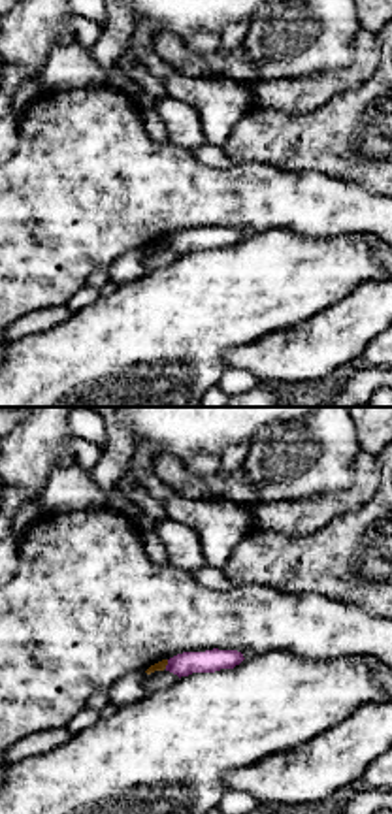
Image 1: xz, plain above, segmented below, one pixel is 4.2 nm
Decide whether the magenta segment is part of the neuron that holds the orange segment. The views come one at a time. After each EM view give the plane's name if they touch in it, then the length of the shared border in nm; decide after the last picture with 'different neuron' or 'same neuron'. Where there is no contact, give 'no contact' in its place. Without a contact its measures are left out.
meets orange in xz; contact 40 nm long

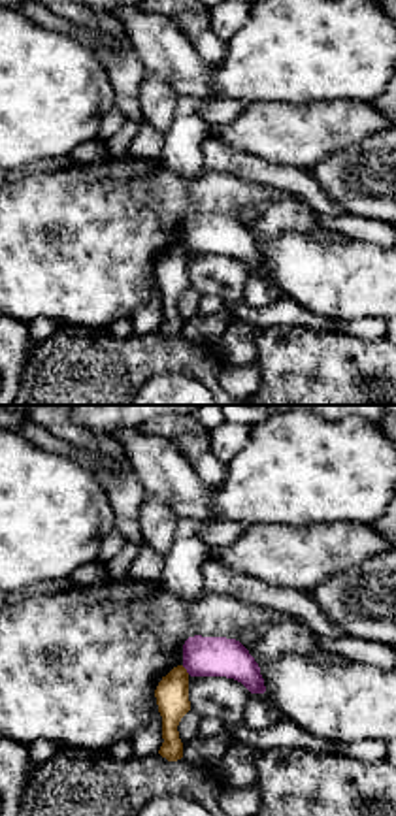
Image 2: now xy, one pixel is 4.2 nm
meets orange in xy; contact 50 nm long

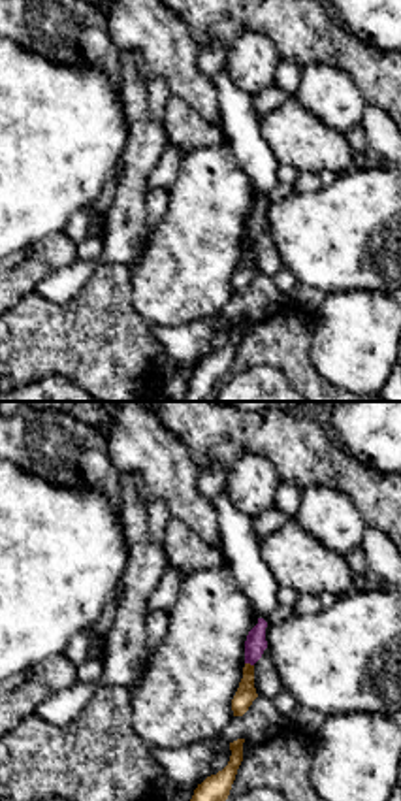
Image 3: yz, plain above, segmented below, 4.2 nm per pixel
meets orange in yz; contact 40 nm long

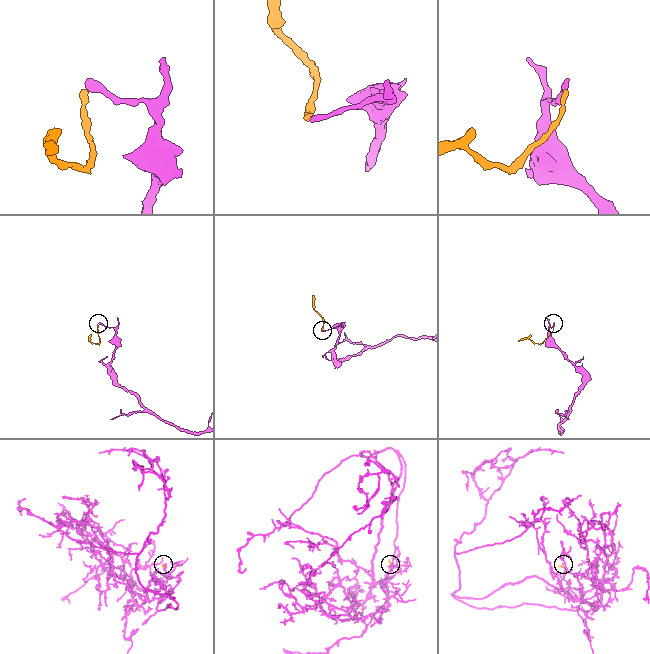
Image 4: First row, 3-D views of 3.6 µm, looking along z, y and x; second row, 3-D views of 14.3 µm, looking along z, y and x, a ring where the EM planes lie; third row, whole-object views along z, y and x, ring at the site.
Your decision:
different neuron

